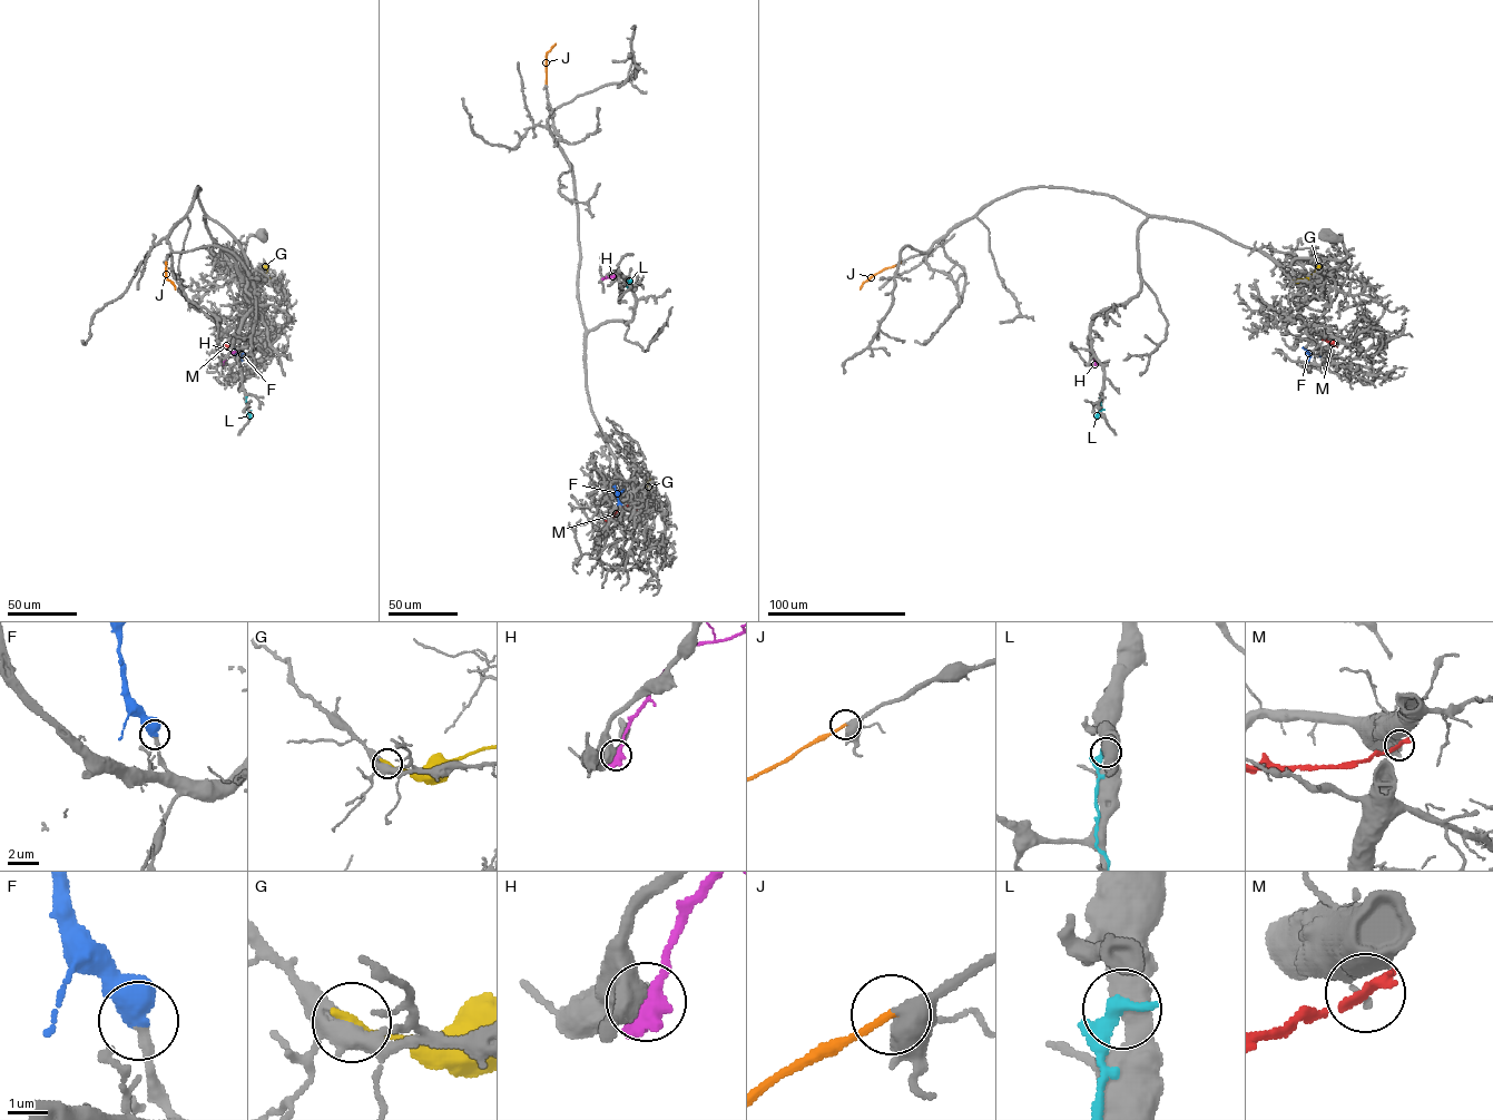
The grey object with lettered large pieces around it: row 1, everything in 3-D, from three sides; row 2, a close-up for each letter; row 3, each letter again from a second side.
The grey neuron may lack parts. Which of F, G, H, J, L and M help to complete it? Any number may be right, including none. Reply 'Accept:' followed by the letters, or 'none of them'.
Accept: F, J

